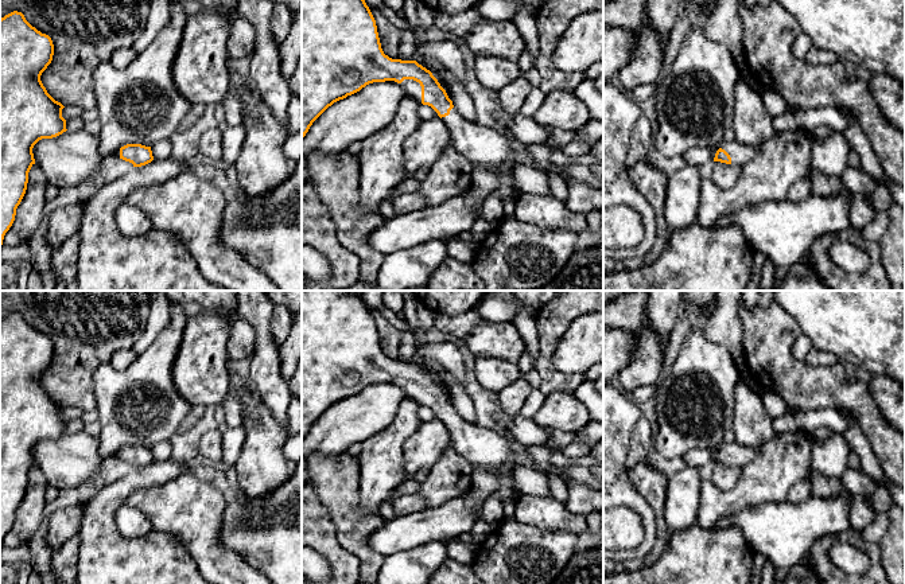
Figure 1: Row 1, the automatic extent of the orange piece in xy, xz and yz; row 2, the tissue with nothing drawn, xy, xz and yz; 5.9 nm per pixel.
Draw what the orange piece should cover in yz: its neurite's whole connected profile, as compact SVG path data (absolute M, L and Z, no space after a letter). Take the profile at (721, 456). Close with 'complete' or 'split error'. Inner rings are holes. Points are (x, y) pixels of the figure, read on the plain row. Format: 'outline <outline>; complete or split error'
outline M737 441L731 444L722 444L720 449L716 452L714 463L720 463L726 466L742 467L757 459L762 447L750 448L741 445Z; split error

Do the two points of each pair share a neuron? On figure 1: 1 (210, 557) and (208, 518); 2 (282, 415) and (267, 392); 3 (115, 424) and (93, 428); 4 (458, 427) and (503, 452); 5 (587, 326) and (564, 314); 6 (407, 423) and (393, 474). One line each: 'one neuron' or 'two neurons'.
1: one neuron
2: one neuron
3: two neurons
4: one neuron
5: two neurons
6: one neuron

